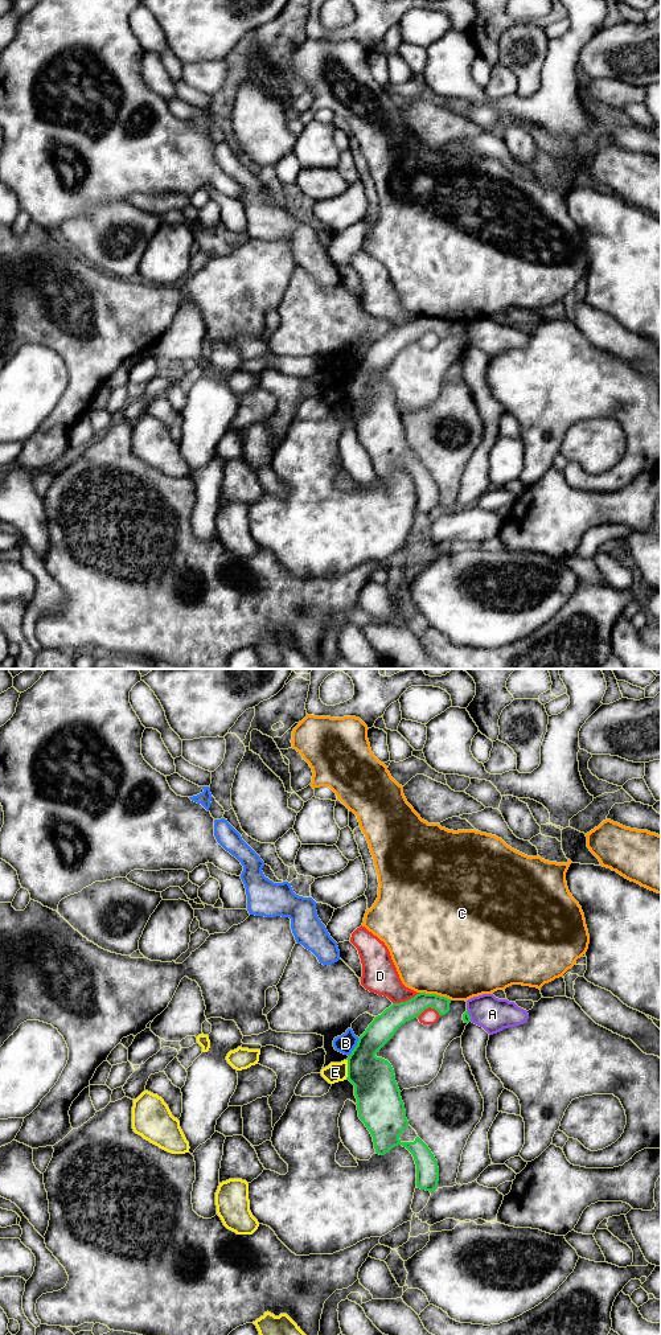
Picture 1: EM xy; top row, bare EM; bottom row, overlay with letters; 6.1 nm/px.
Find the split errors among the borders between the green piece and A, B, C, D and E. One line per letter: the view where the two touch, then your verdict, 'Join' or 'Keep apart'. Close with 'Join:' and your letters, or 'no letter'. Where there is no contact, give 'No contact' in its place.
A: Touches green in xy. Keep apart
B: Touches green in xy. Keep apart
C: Touches green in xy. Keep apart
D: Touches green in xy. Keep apart
E: Touches green in xy. Keep apart
Join: no letter

